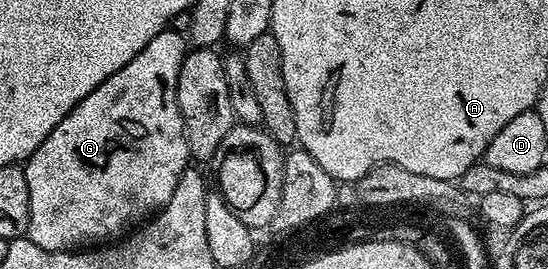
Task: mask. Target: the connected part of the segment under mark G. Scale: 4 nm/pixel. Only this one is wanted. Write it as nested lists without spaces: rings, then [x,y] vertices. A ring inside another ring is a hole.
[[[167,29],[156,37],[152,37],[152,41],[148,41],[148,45],[144,45],[144,49],[140,49],[140,53],[136,53],[136,57],[132,57],[132,61],[128,61],[128,65],[124,65],[122,69],[112,73],[112,77],[108,77],[96,90],[88,93],[88,97],[84,97],[84,101],[80,101],[74,106],[68,113],[68,117],[64,117],[64,121],[60,121],[60,125],[56,125],[56,129],[52,129],[52,133],[48,133],[48,137],[36,149],[36,153],[32,153],[29,159],[25,160],[24,170],[28,181],[28,205],[30,206],[30,224],[26,235],[36,245],[40,245],[40,249],[75,252],[79,249],[90,249],[95,245],[117,240],[119,237],[125,236],[135,225],[149,220],[151,216],[161,211],[163,205],[170,200],[176,189],[176,181],[180,181],[182,172],[191,162],[184,121],[178,104],[178,78],[187,50],[188,39],[183,32]]]

